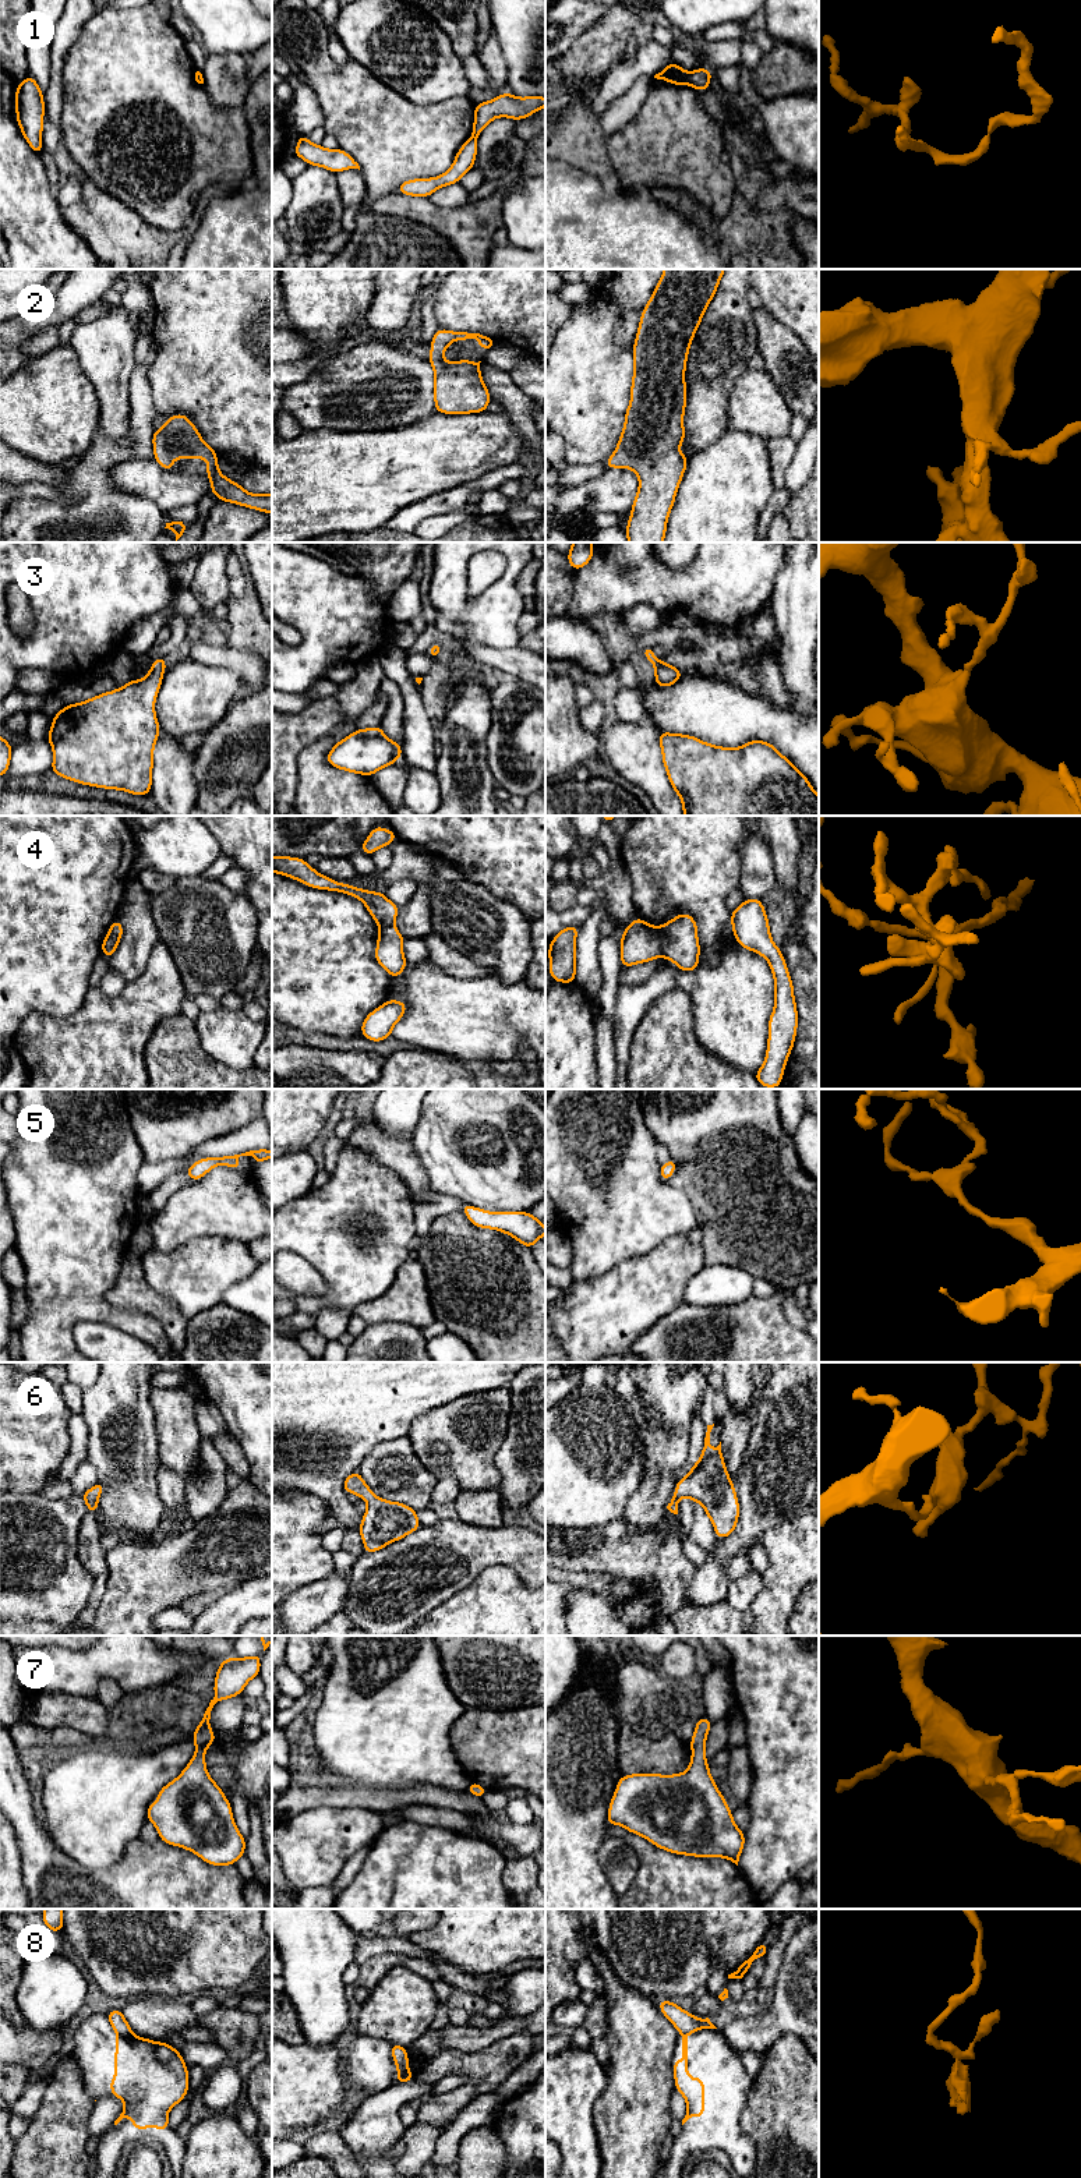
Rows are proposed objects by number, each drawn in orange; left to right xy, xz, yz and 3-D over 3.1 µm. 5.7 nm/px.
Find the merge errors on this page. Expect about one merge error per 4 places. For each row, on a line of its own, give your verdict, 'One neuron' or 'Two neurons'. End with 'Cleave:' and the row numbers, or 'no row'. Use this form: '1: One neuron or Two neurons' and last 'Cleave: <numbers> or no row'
1: Two neurons
2: One neuron
3: One neuron
4: Two neurons
5: One neuron
6: One neuron
7: One neuron
8: Two neurons
Cleave: 1, 4, 8

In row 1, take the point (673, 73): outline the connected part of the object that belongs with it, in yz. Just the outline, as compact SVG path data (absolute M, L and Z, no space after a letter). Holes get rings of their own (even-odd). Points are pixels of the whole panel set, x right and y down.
M671 63L664 67L658 74L654 75L657 79L665 79L672 85L688 85L688 74L686 71L676 63Z

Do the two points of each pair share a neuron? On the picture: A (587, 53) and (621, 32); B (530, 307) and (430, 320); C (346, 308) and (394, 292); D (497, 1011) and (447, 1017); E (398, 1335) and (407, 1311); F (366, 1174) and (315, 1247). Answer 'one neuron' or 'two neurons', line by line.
A: one neuron
B: two neurons
C: two neurons
D: one neuron
E: two neurons
F: one neuron

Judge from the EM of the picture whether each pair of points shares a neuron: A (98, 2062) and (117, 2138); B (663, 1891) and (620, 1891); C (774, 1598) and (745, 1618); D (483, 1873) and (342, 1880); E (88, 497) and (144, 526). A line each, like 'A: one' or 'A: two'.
A: one
B: two
C: two
D: two
E: one

